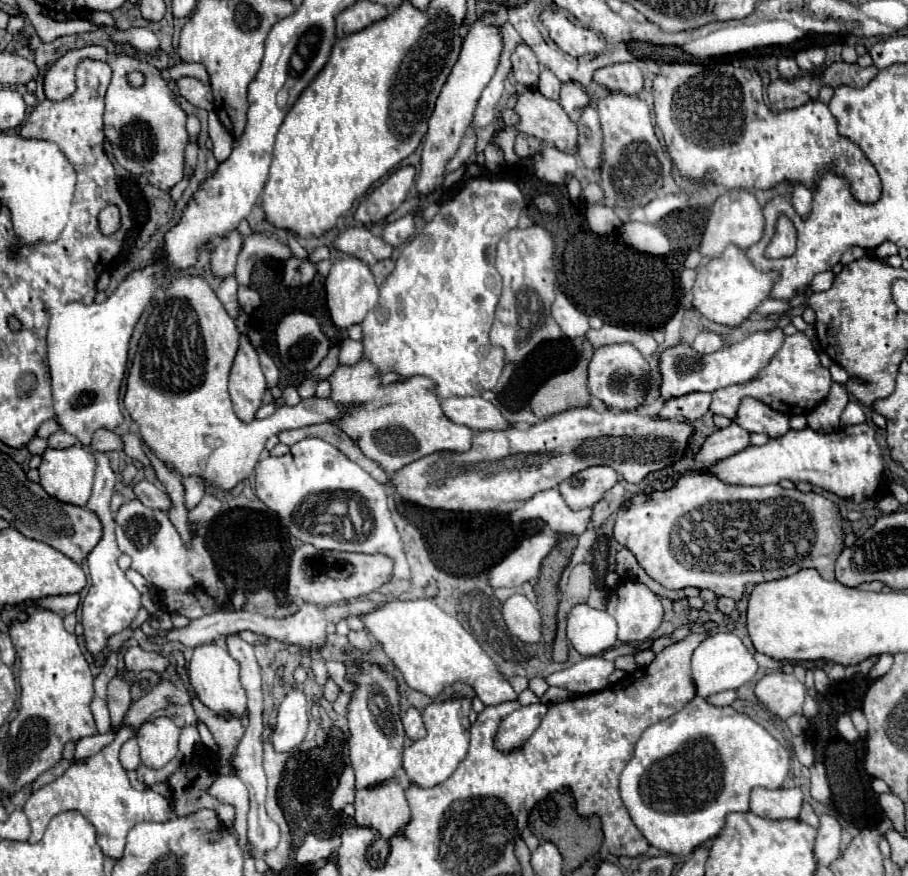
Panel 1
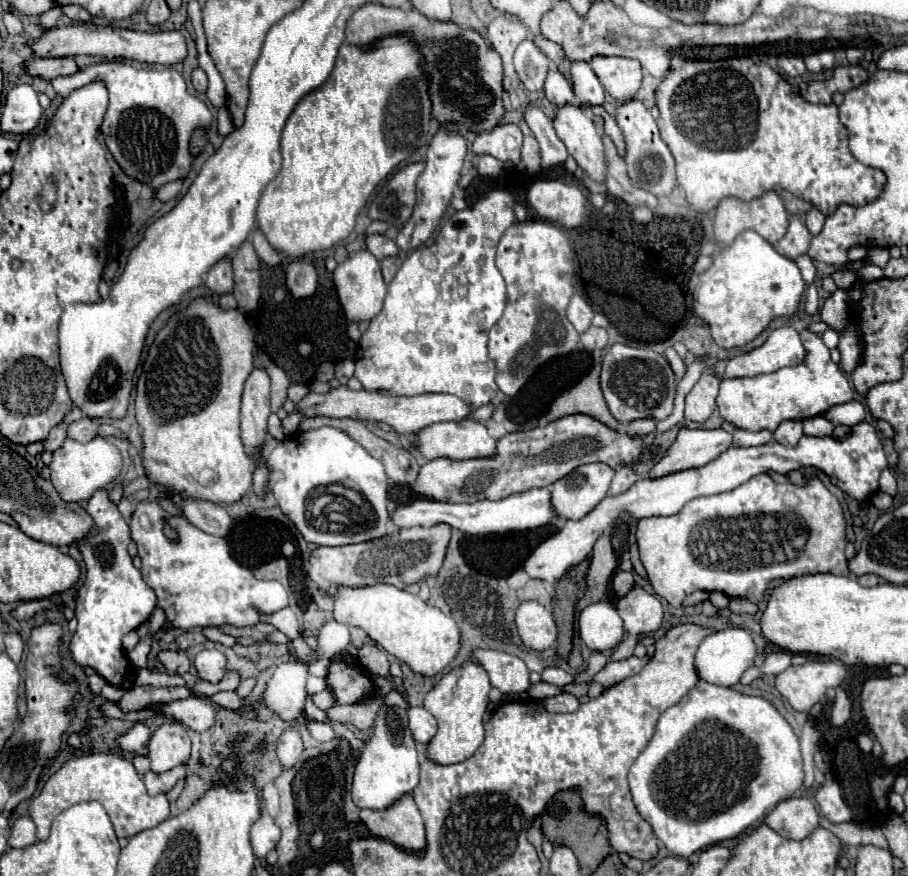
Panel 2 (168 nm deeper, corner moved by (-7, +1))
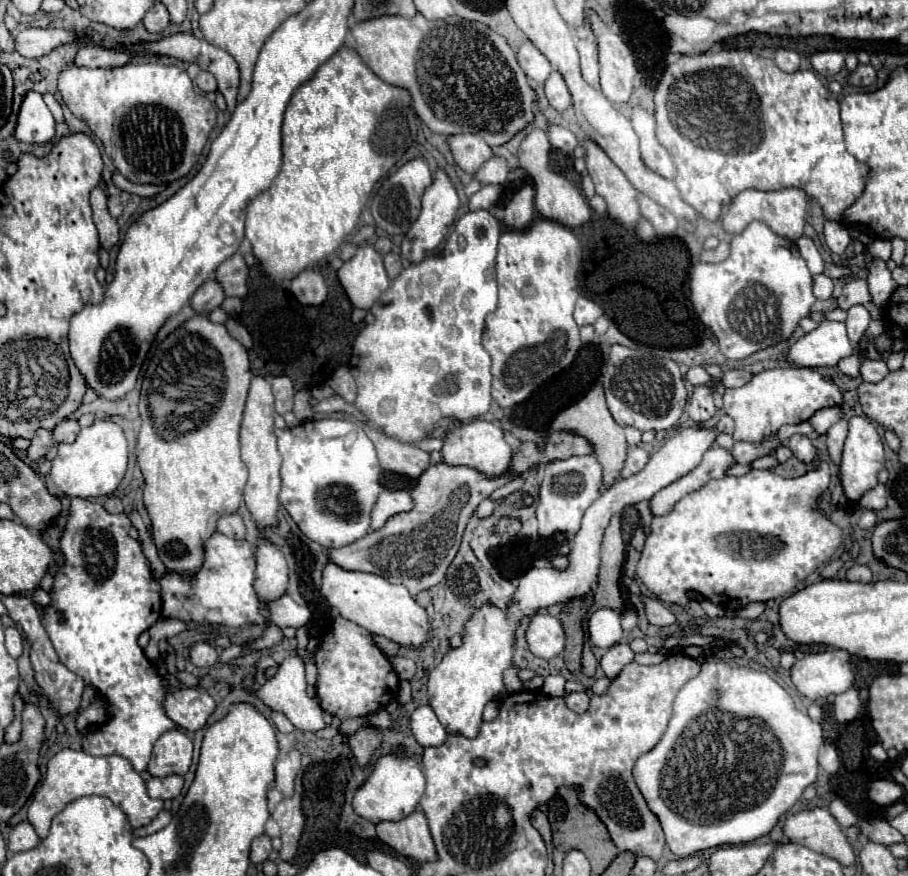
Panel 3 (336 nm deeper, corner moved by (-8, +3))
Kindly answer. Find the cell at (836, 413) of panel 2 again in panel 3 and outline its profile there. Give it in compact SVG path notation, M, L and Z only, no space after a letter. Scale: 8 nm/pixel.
M831 406L831 408L823 408L823 410L817 410L809 422L815 426L815 430L819 430L821 434L825 434L829 430L829 426L833 426L837 420L843 418L843 410L841 406Z

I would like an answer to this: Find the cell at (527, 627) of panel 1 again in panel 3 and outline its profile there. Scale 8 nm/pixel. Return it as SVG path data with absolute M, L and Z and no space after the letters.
M535 612L529 618L525 638L527 638L529 650L543 660L549 660L563 652L565 634L563 634L561 622L547 612Z

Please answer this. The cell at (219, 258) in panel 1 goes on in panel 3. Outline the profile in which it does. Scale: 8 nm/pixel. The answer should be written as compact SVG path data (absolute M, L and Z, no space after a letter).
M209 278L191 298L197 314L209 314L213 308L221 306L223 300L225 300L225 290L215 278Z

